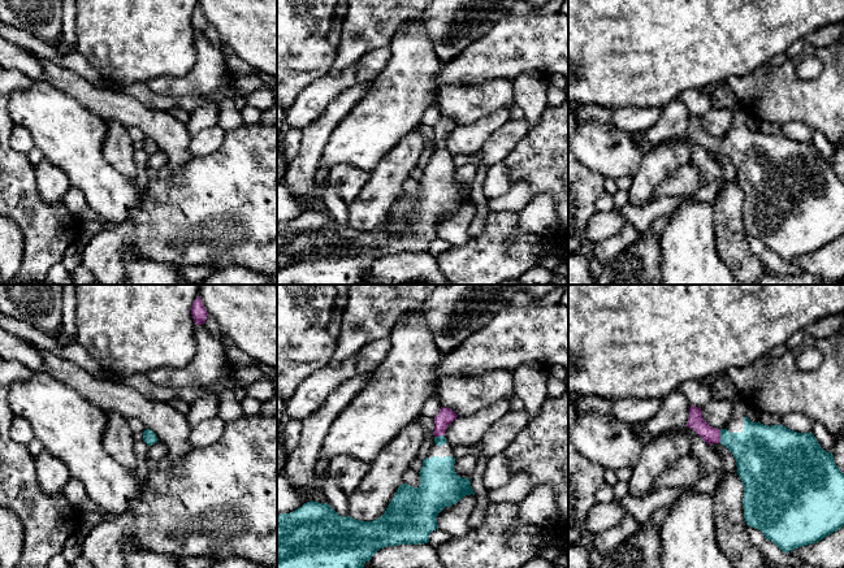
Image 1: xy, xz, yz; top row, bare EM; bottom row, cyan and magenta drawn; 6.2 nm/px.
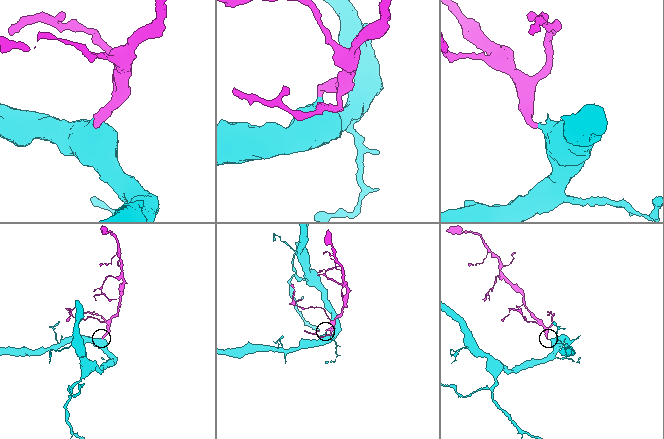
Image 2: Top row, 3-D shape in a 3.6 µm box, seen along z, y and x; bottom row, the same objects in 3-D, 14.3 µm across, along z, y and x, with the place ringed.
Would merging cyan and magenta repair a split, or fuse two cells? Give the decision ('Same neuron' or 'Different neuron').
Same neuron

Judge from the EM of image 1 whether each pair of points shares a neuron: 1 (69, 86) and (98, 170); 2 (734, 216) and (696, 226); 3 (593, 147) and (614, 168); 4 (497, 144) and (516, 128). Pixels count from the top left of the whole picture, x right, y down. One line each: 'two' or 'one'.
1: two
2: two
3: one
4: one

